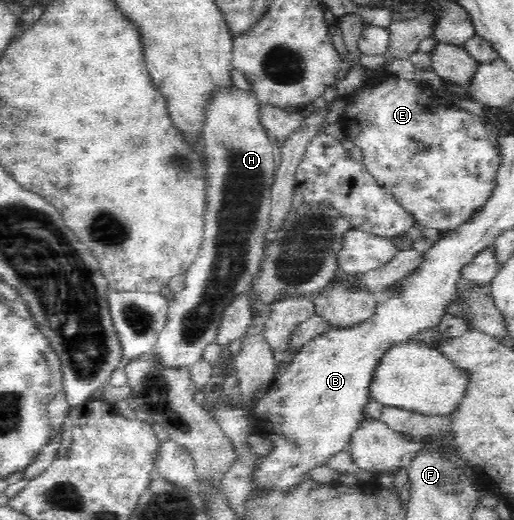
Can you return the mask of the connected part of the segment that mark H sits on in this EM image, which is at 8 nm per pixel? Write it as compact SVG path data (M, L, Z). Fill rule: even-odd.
M238 87L224 88L216 92L208 104L204 128L204 167L205 167L205 209L203 216L203 239L192 264L185 272L184 286L171 294L169 320L160 332L151 354L152 368L188 369L203 359L204 350L213 343L219 332L222 316L233 298L249 292L252 277L257 271L263 256L264 238L268 232L271 215L271 188L275 179L273 146L275 142L267 135L259 123L260 102L254 91Z

